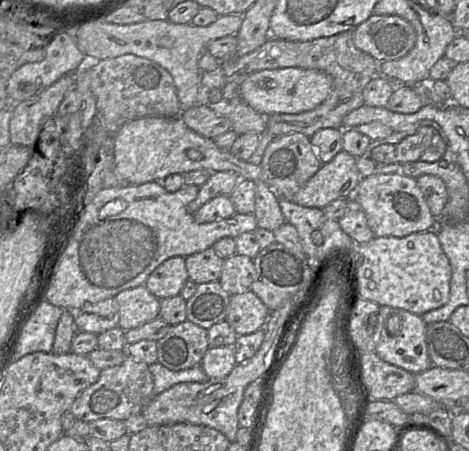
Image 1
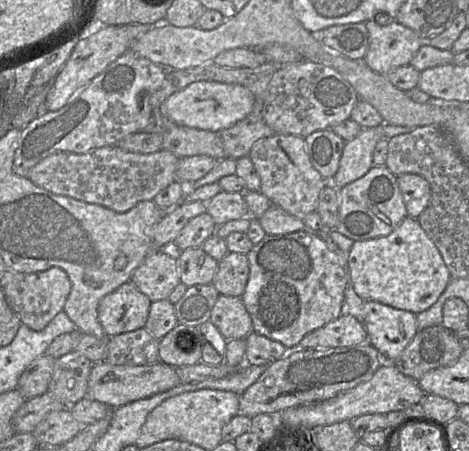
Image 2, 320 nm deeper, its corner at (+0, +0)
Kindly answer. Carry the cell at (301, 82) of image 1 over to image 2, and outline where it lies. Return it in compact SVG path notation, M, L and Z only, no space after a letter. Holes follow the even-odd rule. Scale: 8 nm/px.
M198 81L170 95L161 104L161 113L179 125L219 132L246 118L252 111L254 103L253 93L245 86Z

